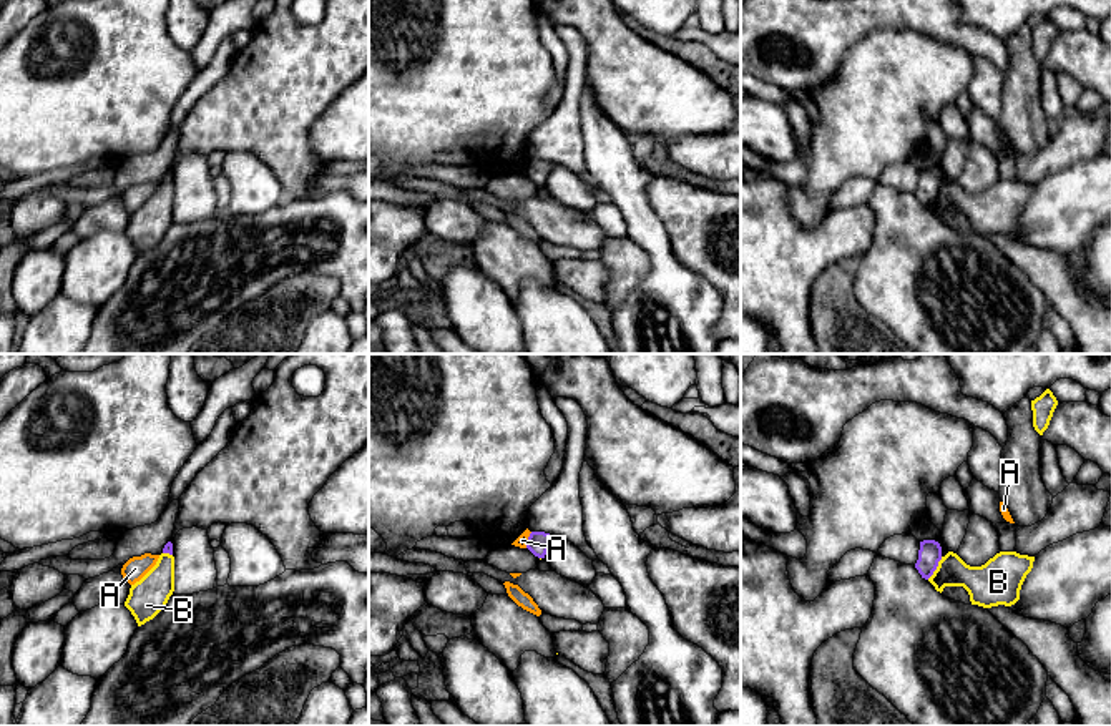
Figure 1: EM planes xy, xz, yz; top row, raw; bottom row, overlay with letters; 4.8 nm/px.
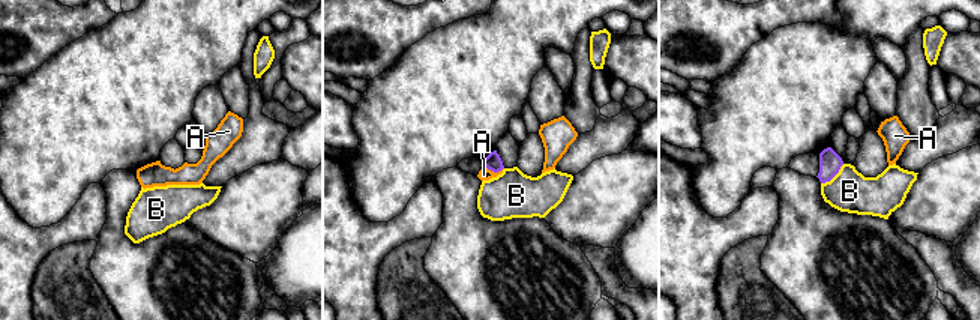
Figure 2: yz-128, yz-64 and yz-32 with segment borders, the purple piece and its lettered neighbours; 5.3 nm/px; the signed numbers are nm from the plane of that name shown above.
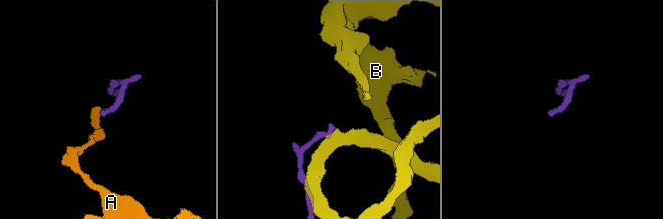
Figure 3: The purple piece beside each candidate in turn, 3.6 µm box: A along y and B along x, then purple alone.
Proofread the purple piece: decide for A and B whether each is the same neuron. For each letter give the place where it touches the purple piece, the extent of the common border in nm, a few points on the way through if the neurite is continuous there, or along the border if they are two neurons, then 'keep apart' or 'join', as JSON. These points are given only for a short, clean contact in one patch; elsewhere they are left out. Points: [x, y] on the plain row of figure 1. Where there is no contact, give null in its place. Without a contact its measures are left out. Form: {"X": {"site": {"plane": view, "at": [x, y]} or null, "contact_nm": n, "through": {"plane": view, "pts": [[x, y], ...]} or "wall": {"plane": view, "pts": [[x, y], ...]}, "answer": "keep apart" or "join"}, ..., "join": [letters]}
{"A": {"site": {"plane": "xz", "at": [528, 168]}, "contact_nm": 90, "wall": {"plane": "xz", "pts": [[532, 160], [525, 175]]}, "answer": "keep apart"}, "B": {"site": {"plane": "yz", "at": [935, 196]}, "contact_nm": 130, "answer": "keep apart"}, "join": []}

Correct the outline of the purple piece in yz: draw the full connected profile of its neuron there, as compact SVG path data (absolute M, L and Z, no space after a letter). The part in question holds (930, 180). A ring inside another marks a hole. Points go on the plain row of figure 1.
M935 168L920 169L918 188L915 196L922 203L922 206L928 208L938 194L942 188L942 174Z

